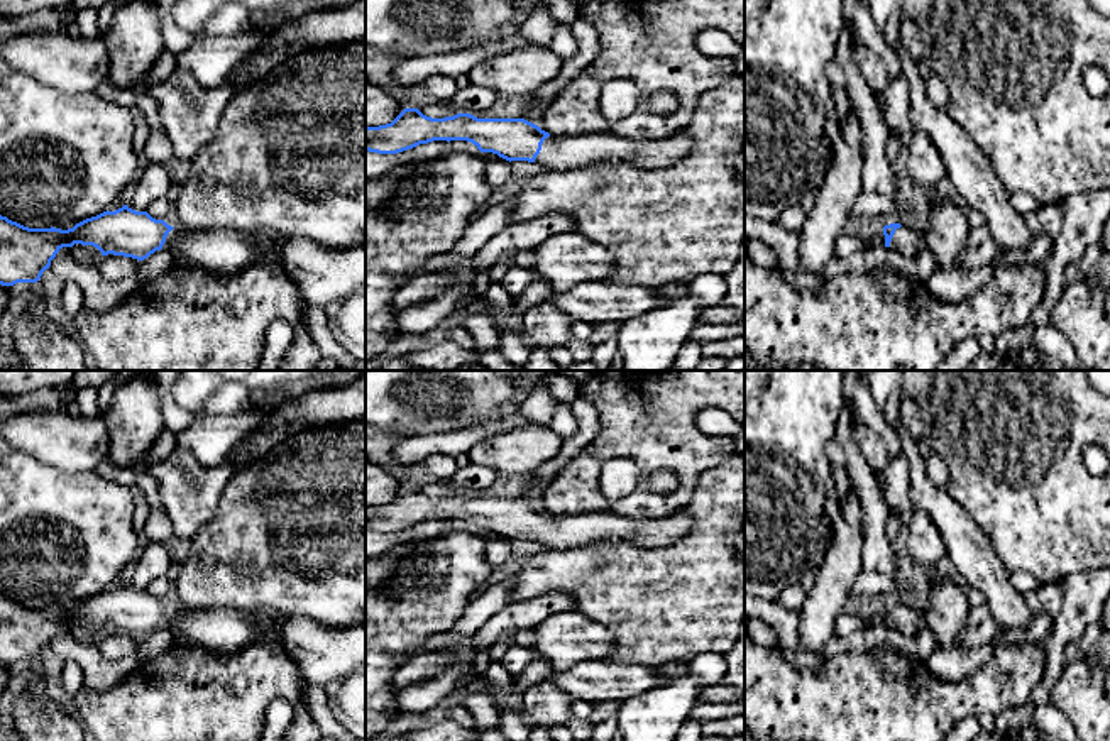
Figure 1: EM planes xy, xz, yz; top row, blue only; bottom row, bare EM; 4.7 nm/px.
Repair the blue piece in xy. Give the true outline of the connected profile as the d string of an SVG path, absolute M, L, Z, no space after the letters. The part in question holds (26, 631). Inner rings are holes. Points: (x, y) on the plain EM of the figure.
M124 584L76 602L73 607L29 607L0 594L0 663L37 661L63 626L93 624L102 634L137 639L168 629L215 651L239 651L278 623L257 623L249 612L228 607L171 606Z

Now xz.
M404 487L391 502L365 506L365 530L377 533L398 533L433 519L467 519L481 531L509 541L538 541L548 550L582 548L596 541L668 546L694 528L694 521L680 511L646 521L613 511L555 516L525 497L477 497L470 492L431 497L418 487Z

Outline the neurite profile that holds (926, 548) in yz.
M919 508L912 511L912 521L907 530L907 548L915 567L932 574L937 563L944 558L946 548L939 538L937 528L931 523L929 514Z

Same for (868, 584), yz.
M861 570L851 590L851 599L871 597L878 601L880 596L900 594L905 589L909 587L902 585L893 575Z

